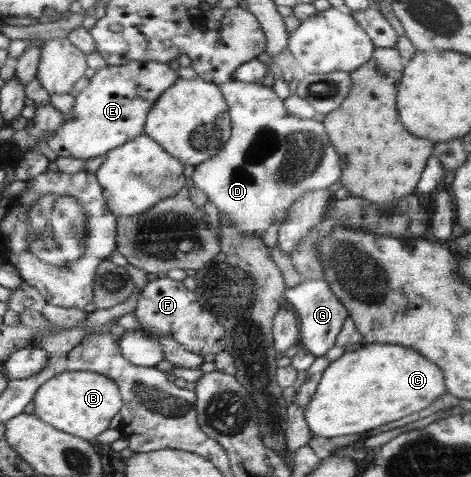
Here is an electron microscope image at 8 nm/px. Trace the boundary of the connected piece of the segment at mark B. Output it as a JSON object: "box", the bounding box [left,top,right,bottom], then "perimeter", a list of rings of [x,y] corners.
{"box":[34,371,125,440],"perimeter":[[[70,371],[58,374],[47,381],[34,398],[35,414],[40,419],[86,440],[96,439],[106,429],[110,429],[112,419],[121,413],[125,406],[120,384],[114,378],[97,371]]]}

